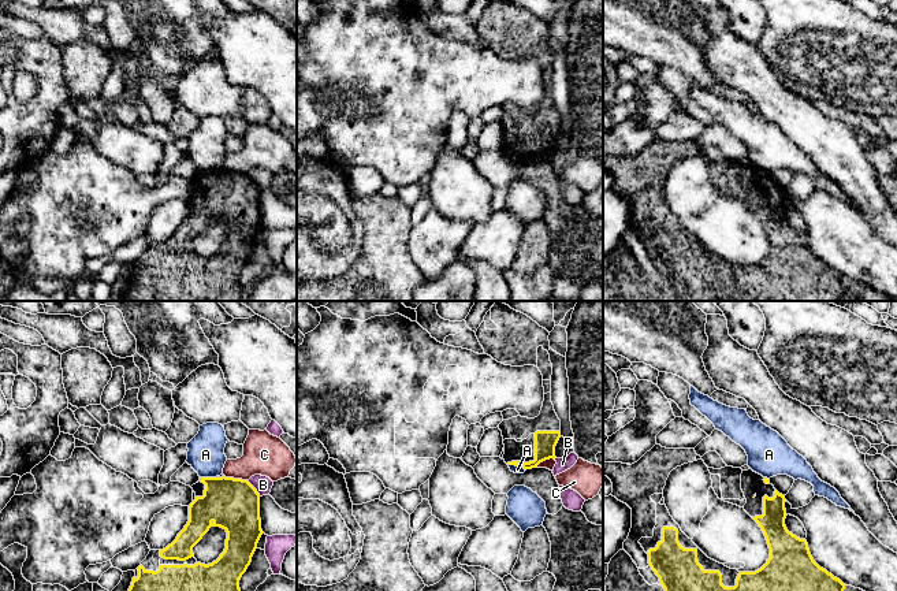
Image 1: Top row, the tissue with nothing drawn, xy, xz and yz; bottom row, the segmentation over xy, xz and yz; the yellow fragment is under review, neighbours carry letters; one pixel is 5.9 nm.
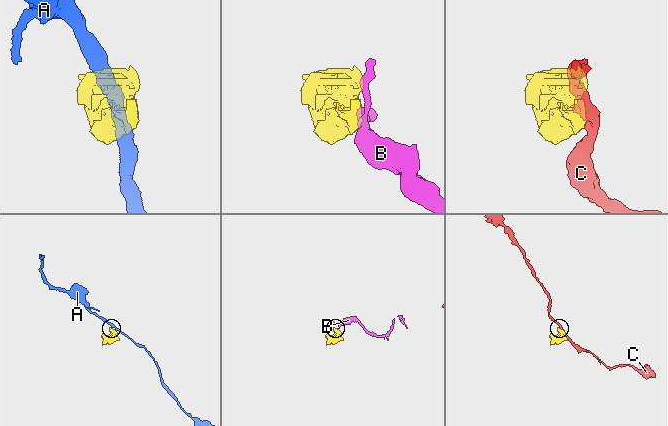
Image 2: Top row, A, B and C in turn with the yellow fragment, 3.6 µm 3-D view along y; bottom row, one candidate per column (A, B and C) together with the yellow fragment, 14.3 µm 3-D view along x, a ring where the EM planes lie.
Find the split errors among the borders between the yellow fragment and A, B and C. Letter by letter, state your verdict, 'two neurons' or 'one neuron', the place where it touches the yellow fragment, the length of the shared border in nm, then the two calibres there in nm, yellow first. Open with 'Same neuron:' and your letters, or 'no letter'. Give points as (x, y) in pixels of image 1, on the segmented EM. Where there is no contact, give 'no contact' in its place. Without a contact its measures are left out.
Same neuron: no letter
A: two neurons; contact xy (208, 478); length 90 nm; calibres 300 and 220 nm
B: two neurons; contact xy (255, 489); length 130 nm; calibres 300 and 100 nm
C: two neurons; contact xy (235, 479); length 140 nm; calibres 300 and 240 nm

